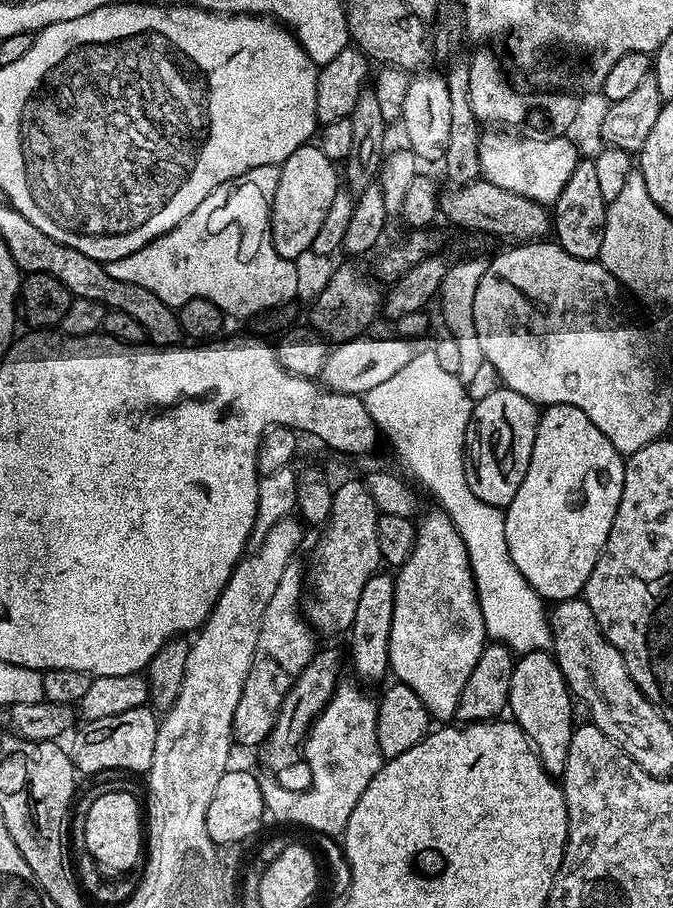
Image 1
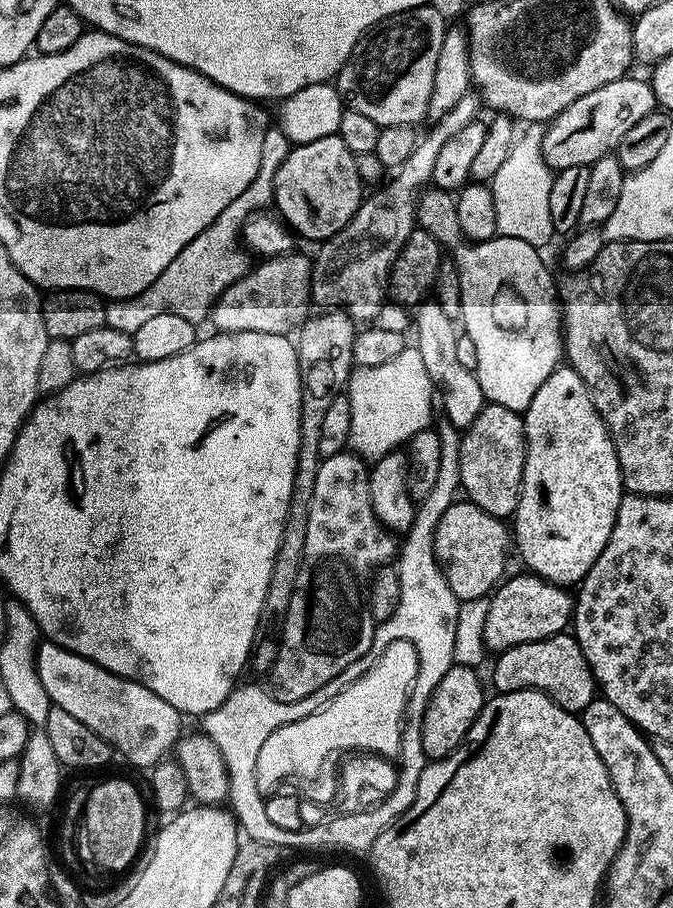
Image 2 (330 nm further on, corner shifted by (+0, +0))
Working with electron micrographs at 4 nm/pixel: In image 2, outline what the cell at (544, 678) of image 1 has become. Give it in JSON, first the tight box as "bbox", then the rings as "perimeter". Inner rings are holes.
{"bbox":[492,634,598,714],"perimeter":[[[561,634],[538,642],[522,642],[522,646],[499,653],[495,660],[492,680],[496,683],[497,693],[533,688],[535,692],[545,692],[568,712],[577,714],[583,713],[584,708],[597,699],[598,685],[592,676],[592,667],[586,662],[575,635]]]}

